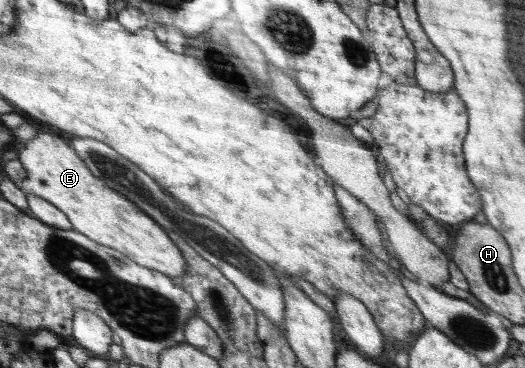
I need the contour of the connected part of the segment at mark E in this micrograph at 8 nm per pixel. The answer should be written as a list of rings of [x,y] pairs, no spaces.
[[[38,131],[37,136],[30,140],[23,151],[19,152],[18,158],[29,171],[28,179],[16,181],[22,191],[29,195],[38,195],[50,203],[54,203],[59,209],[70,217],[74,230],[82,231],[93,240],[99,241],[108,247],[114,247],[124,254],[132,257],[132,260],[148,268],[154,268],[164,272],[177,280],[187,273],[188,264],[184,253],[175,237],[168,233],[160,223],[156,222],[138,204],[128,199],[122,193],[111,189],[108,184],[87,166],[77,149],[50,131]]]

